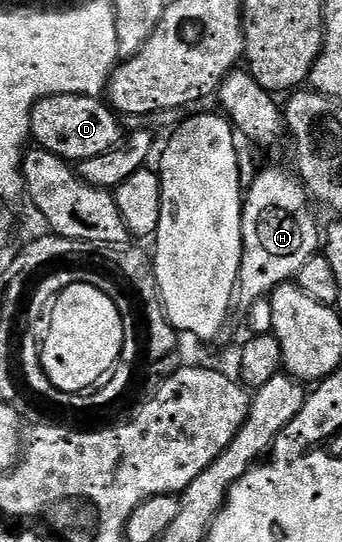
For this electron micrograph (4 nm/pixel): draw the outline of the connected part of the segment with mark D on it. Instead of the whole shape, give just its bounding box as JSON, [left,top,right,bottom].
[30,94,124,162]

